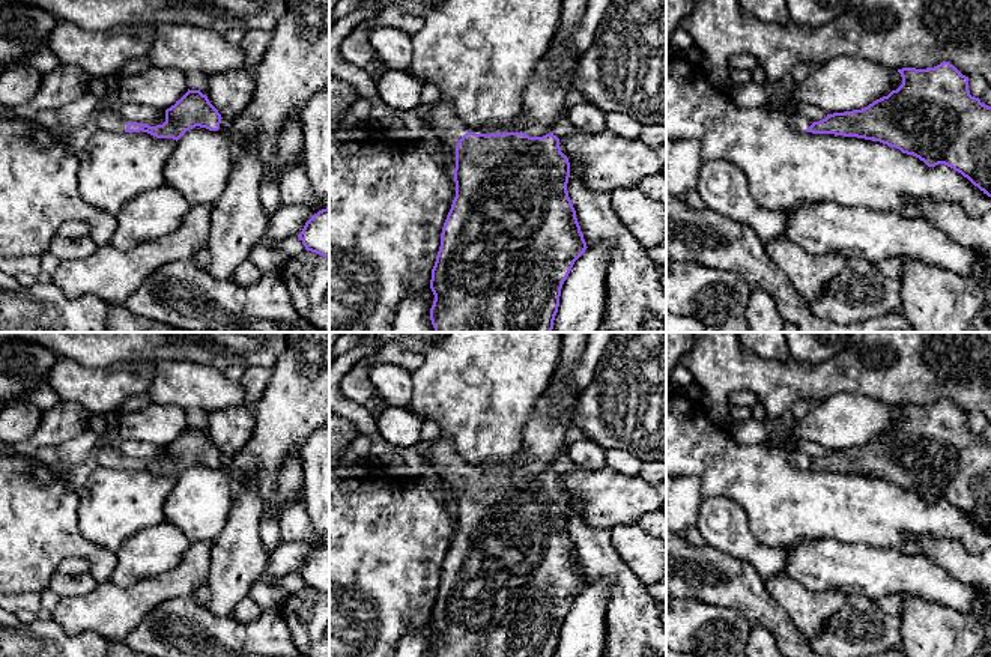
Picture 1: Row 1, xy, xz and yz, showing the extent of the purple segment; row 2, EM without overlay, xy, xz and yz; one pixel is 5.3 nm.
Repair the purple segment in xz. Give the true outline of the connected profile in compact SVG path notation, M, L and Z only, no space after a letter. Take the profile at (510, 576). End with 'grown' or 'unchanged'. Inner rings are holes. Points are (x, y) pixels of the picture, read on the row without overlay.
M448 439L435 444L429 463L435 474L456 487L456 534L432 606L435 637L430 657L555 657L562 621L588 585L568 534L570 499L561 489L559 475L553 469L543 474L529 474L522 468L468 469Z; grown

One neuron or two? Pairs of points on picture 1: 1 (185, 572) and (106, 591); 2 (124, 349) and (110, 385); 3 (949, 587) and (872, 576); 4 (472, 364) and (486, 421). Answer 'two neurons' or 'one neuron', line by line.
1: one neuron
2: two neurons
3: one neuron
4: one neuron

